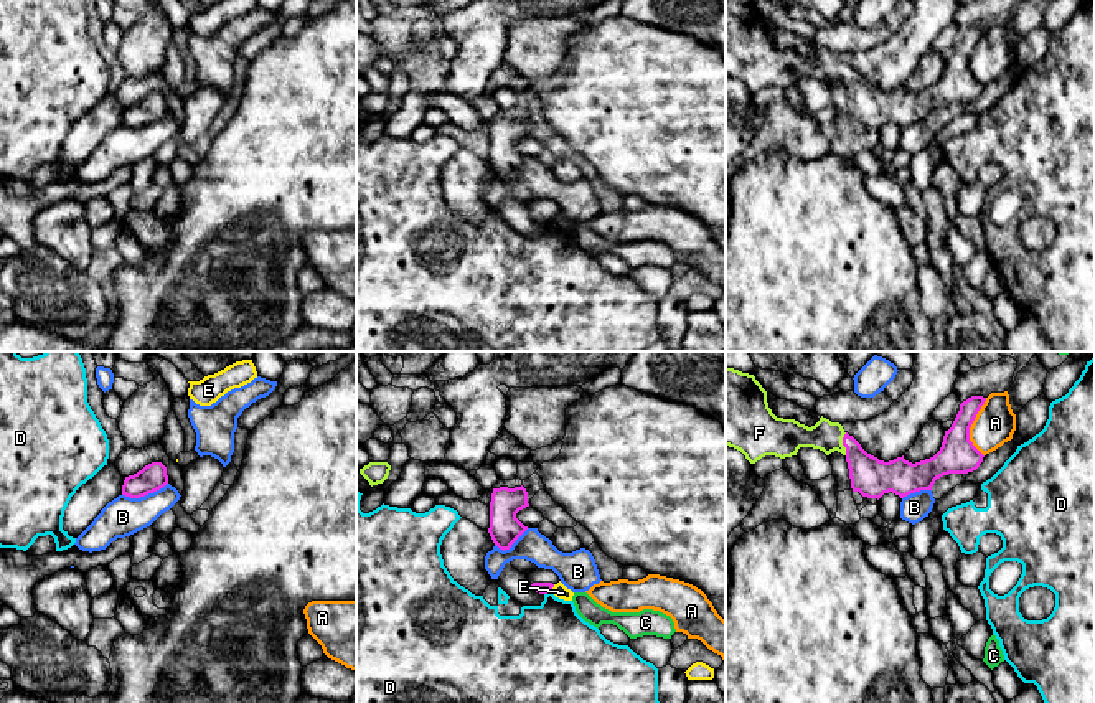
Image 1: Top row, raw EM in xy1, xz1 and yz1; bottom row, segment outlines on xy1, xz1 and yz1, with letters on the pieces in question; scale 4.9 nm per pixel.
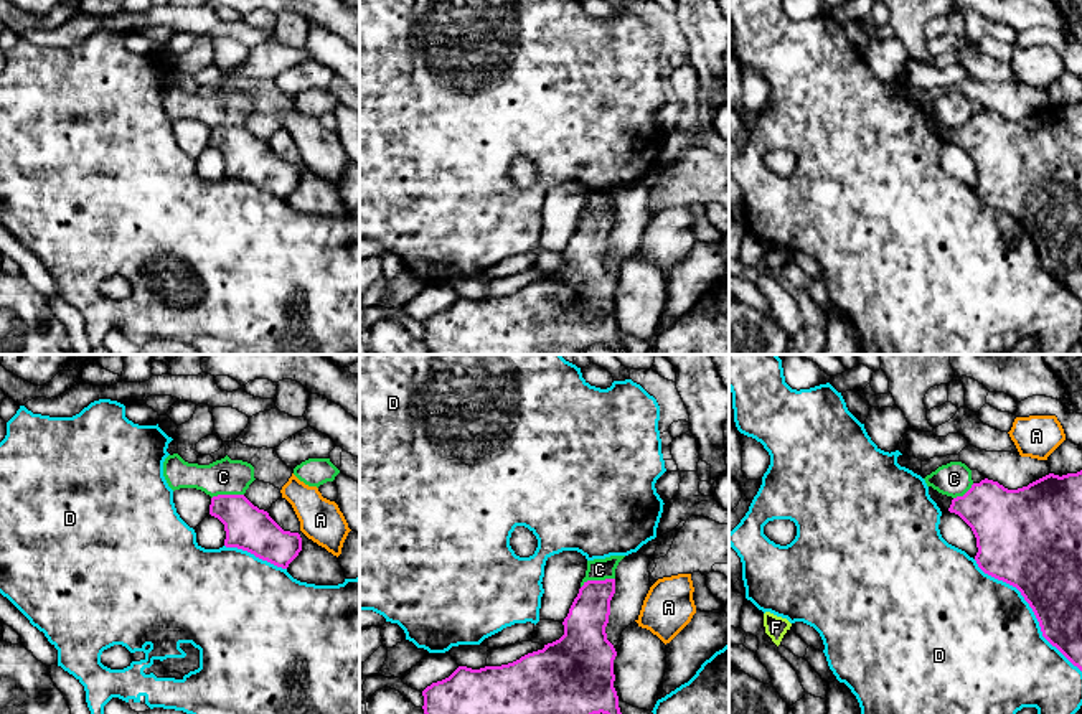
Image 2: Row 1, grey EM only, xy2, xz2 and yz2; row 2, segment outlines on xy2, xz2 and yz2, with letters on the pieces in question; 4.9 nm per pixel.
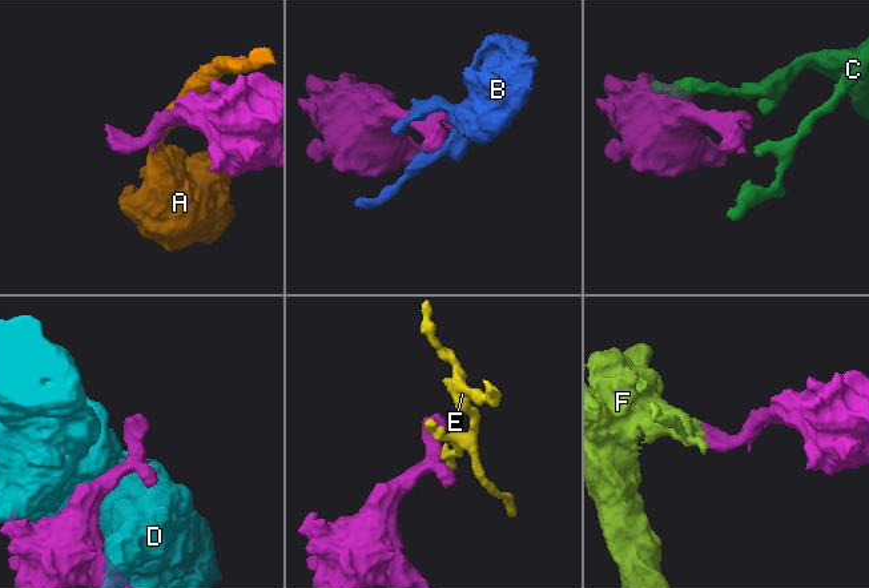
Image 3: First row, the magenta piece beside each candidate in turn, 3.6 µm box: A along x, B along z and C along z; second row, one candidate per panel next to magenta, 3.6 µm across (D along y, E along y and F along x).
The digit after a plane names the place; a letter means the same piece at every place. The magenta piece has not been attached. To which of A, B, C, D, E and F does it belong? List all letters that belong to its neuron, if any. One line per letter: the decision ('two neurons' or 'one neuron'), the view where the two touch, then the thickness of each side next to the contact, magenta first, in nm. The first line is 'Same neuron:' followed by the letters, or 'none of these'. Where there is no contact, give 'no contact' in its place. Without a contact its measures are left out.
Same neuron: F
A: two neurons; contact in yz1; calibres 180 and 200 nm
B: two neurons; contact in xy1; calibres 140 and 190 nm
C: two neurons; contact in xz2; calibres 200 and 110 nm
D: two neurons; contact in yz2; calibres 380 and 500 nm
E: two neurons; contact in xz1; calibres 60 and 70 nm
F: one neuron; contact in yz1; calibres 190 and 150 nm

